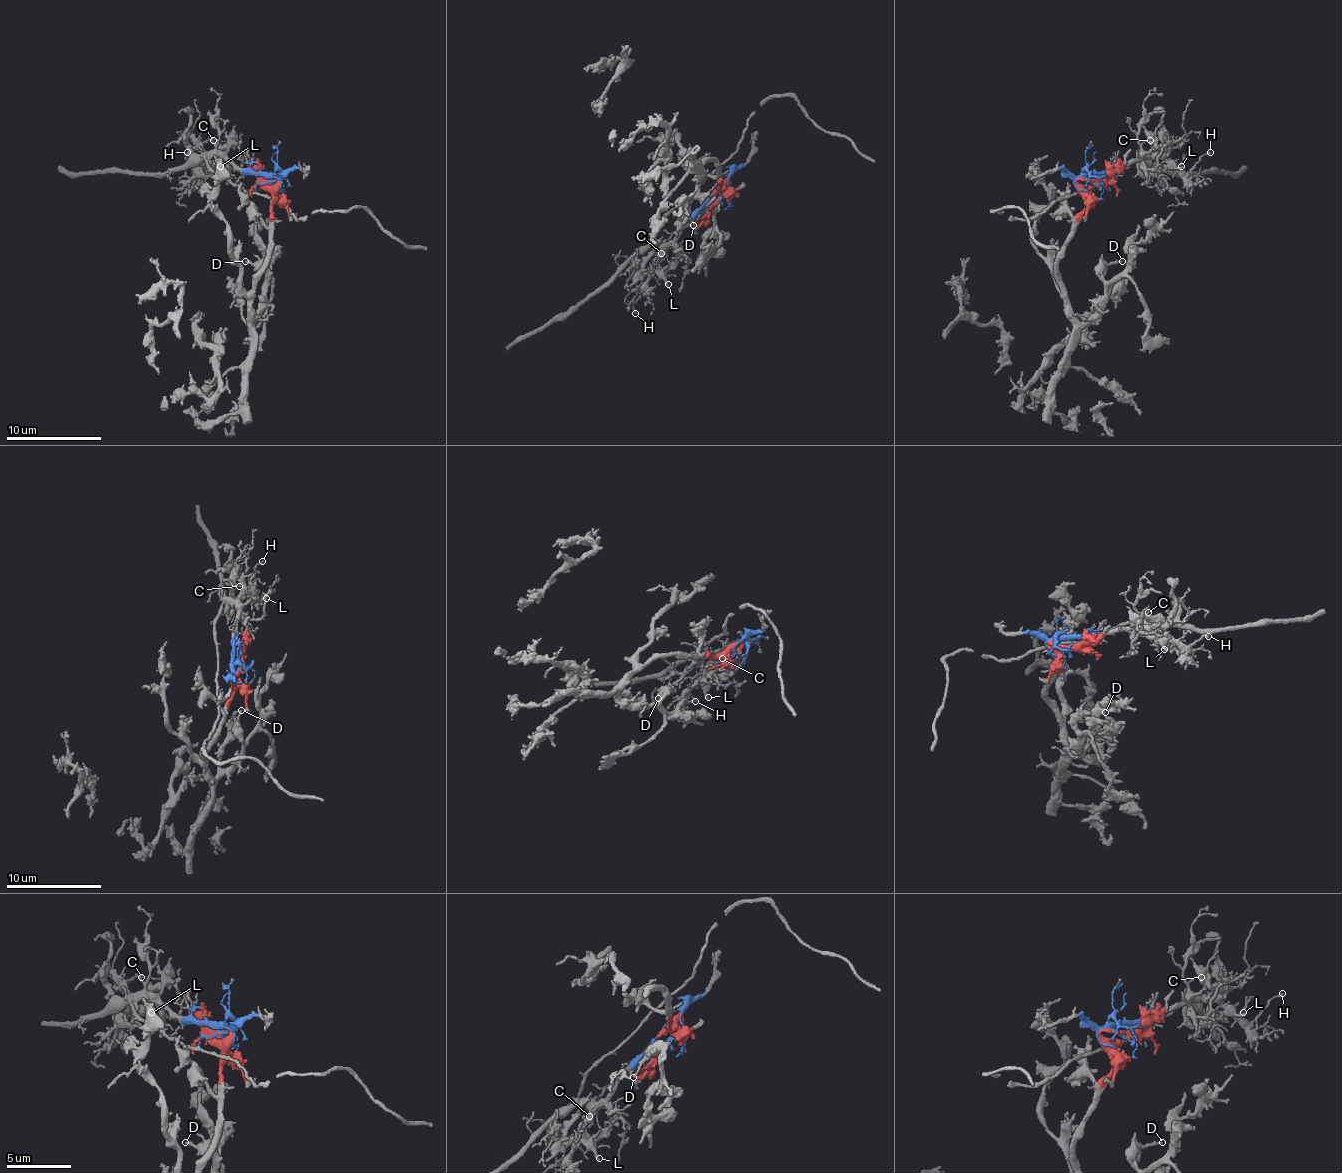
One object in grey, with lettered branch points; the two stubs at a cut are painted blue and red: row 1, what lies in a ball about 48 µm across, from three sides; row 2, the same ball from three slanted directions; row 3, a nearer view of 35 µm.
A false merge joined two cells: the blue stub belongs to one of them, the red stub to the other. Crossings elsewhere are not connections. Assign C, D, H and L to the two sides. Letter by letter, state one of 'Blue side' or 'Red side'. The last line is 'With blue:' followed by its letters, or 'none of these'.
C: Blue side
D: Red side
H: Blue side
L: Blue side
With blue: C, H, L

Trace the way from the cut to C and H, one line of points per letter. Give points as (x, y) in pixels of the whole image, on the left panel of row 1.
C: (273, 182), (271, 177), (245, 175), (223, 156), (214, 139)
H: (273, 182), (271, 177), (245, 175), (221, 158), (209, 158), (195, 172), (185, 158), (188, 151)

